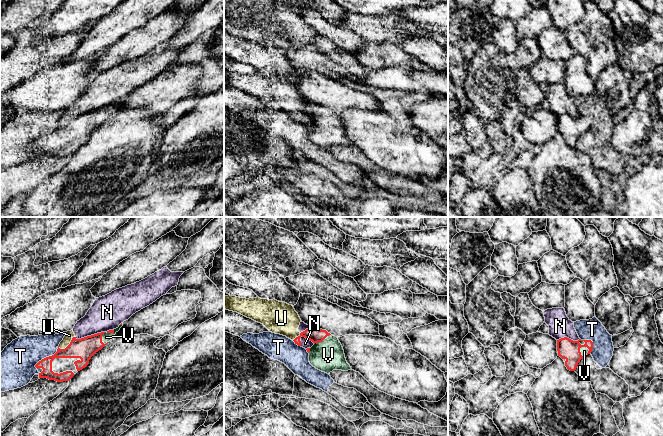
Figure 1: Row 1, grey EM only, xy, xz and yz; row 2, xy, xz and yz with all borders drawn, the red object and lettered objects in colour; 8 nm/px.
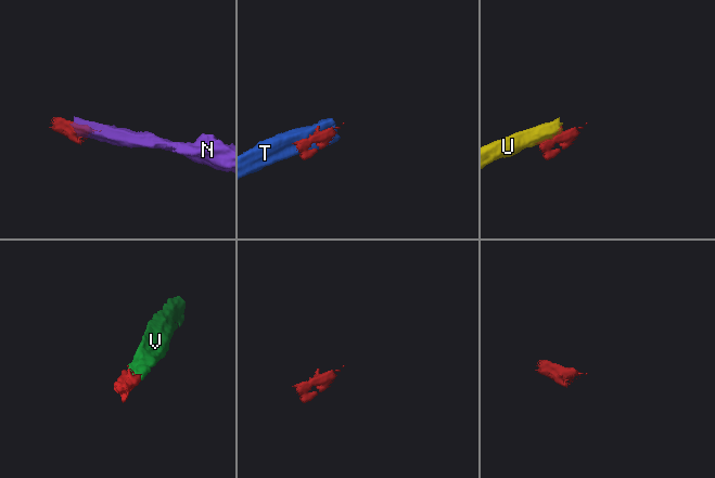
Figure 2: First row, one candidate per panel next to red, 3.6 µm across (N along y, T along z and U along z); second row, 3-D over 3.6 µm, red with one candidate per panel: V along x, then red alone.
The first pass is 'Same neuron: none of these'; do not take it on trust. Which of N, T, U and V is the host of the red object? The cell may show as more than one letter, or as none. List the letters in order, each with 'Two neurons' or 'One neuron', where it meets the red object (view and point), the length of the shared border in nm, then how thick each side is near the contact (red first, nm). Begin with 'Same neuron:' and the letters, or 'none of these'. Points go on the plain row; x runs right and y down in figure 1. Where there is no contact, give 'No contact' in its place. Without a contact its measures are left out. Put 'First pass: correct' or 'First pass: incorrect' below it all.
Same neuron: V
N: Two neurons. Touches red at xy (89, 112). Shared border 240 nm. Thickness 170 nm (red) against 280 nm
T: Two neurons. Touches red at xy (49, 132). Shared border 260 nm. Thickness 160 nm (red) against 280 nm
U: Two neurons. Touches red at xy (68, 121). Shared border 160 nm. Thickness 170 nm (red) against 70 nm
V: One neuron. Touches red at yz (580, 123). Shared border 140 nm. Thickness 160 nm (red) against 60 nm
First pass: incorrect

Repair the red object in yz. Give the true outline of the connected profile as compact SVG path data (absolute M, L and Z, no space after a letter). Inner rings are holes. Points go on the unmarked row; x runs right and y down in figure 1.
M567 113L557 116L557 127L570 147L575 147L580 136L590 130L593 125L591 116L573 117Z

